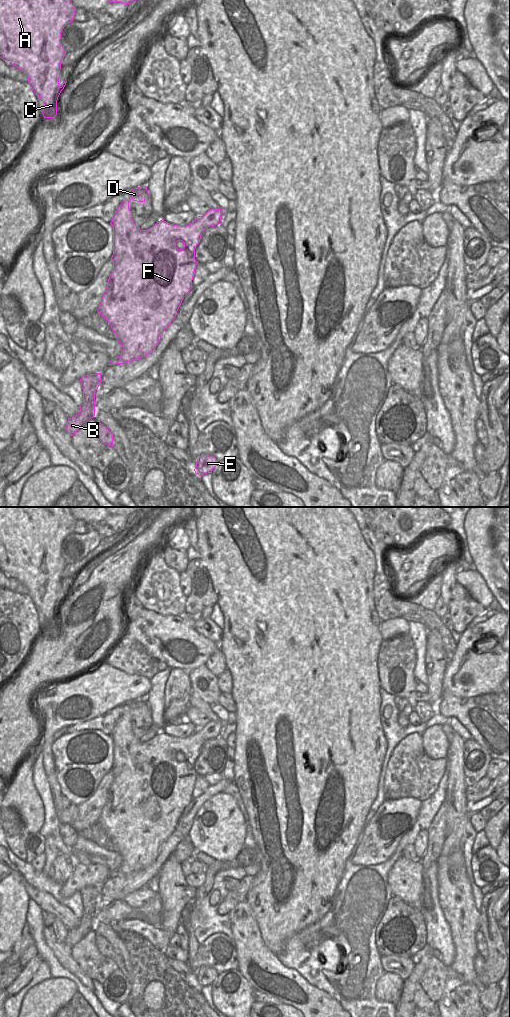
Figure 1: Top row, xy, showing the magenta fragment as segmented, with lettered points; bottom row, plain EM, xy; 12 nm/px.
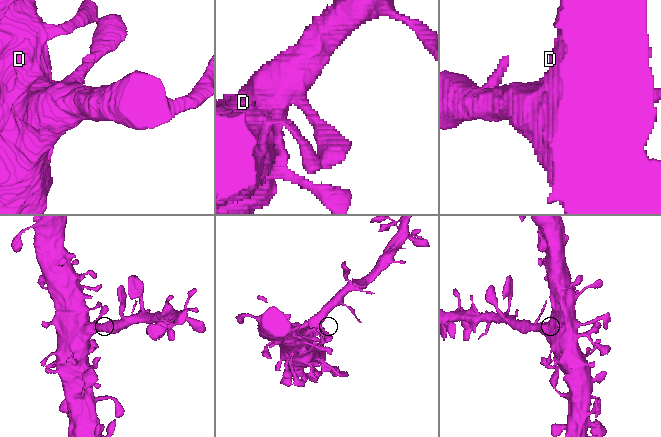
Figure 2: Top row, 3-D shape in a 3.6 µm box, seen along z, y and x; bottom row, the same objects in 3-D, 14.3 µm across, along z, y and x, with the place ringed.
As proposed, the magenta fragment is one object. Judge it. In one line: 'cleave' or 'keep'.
keep

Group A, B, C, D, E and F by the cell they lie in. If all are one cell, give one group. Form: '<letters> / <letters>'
A B C D E F

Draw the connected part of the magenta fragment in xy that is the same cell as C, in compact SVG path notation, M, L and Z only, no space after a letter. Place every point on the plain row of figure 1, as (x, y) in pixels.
M0 507L0 570L28 588L29 597L44 615L44 630L57 627L57 612L67 595L59 598L61 573L66 566L60 551L75 523L69 507Z

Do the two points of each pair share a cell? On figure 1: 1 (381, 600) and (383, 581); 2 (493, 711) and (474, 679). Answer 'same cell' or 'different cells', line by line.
1: same cell
2: different cells

